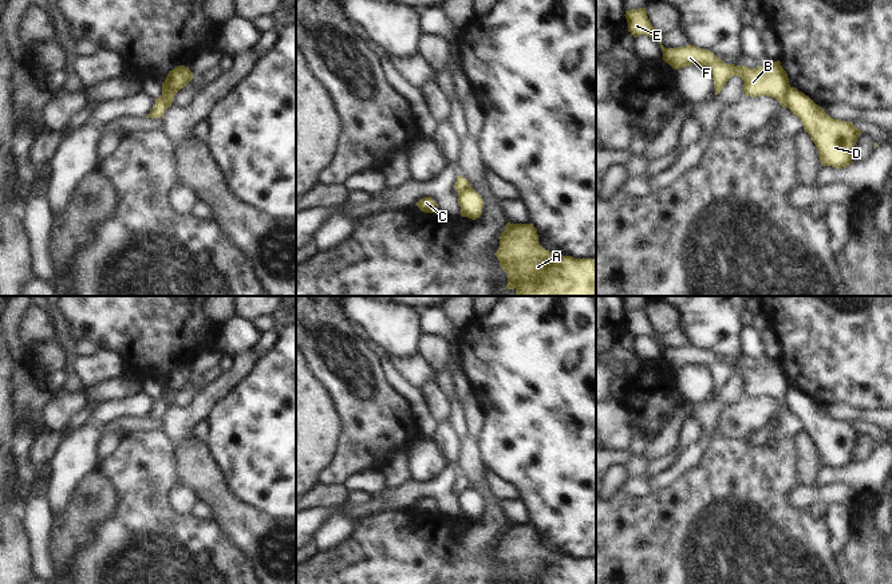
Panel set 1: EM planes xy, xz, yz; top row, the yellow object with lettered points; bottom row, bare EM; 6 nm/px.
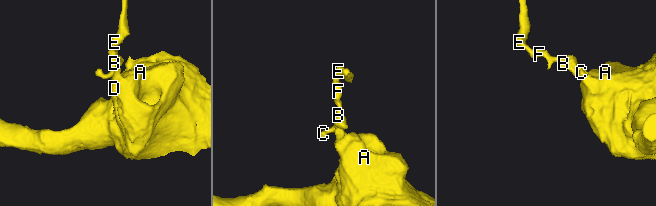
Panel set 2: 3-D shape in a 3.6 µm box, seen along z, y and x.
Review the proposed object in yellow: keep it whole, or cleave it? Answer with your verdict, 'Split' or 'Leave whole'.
Split

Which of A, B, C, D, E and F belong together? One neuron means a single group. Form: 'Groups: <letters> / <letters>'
Groups: A D / B C E F

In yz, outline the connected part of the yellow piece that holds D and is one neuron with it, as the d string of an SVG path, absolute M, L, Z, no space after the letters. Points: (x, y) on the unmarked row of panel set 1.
M790 387L786 407L801 419L804 430L814 442L821 466L842 469L853 461L854 445L861 431L852 423L830 418L808 395Z

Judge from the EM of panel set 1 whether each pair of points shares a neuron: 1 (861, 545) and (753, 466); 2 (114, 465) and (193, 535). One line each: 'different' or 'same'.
1: different
2: same

